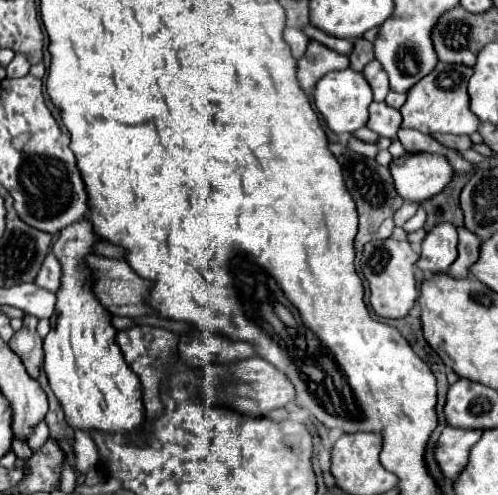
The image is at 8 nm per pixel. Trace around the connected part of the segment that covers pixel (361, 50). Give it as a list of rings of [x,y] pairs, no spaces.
[[[362,37],[352,43],[354,43],[354,49],[350,53],[350,67],[354,71],[362,71],[374,59],[374,43],[366,41]]]

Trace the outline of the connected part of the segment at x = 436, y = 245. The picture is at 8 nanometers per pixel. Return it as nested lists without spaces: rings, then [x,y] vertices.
[[[440,223],[432,227],[422,241],[422,255],[418,259],[418,267],[424,273],[446,273],[448,267],[456,261],[458,251],[458,233],[452,223]]]

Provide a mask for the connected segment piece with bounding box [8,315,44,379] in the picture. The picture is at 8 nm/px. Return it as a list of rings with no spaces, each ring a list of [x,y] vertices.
[[[26,315],[24,327],[18,333],[14,333],[14,337],[8,343],[8,347],[22,359],[22,363],[32,379],[40,379],[42,363],[44,363],[42,337],[36,333],[36,325],[38,325],[38,319],[32,315]]]

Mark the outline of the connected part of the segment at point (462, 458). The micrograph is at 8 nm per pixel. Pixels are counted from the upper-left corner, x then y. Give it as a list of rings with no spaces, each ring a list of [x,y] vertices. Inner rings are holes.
[[[446,427],[440,435],[440,445],[436,449],[436,459],[448,477],[458,477],[460,471],[468,465],[470,449],[476,445],[482,437],[482,431],[478,429],[454,429]]]

